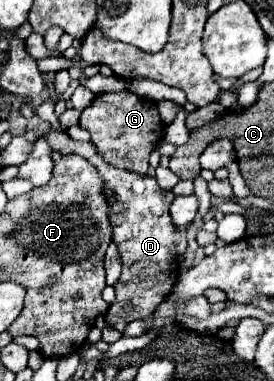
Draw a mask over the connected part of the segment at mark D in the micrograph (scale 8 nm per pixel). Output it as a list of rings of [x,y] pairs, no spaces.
[[[49,130],[47,140],[59,154],[79,154],[89,160],[103,178],[103,192],[109,200],[109,216],[119,216],[119,224],[113,226],[113,242],[119,248],[123,260],[123,272],[115,284],[115,302],[107,310],[105,320],[109,326],[123,326],[133,320],[141,320],[155,312],[155,308],[171,294],[177,276],[179,260],[175,254],[175,224],[169,214],[169,206],[175,200],[171,190],[161,190],[155,176],[143,176],[129,170],[119,170],[107,164],[93,142],[77,142],[67,132]]]

